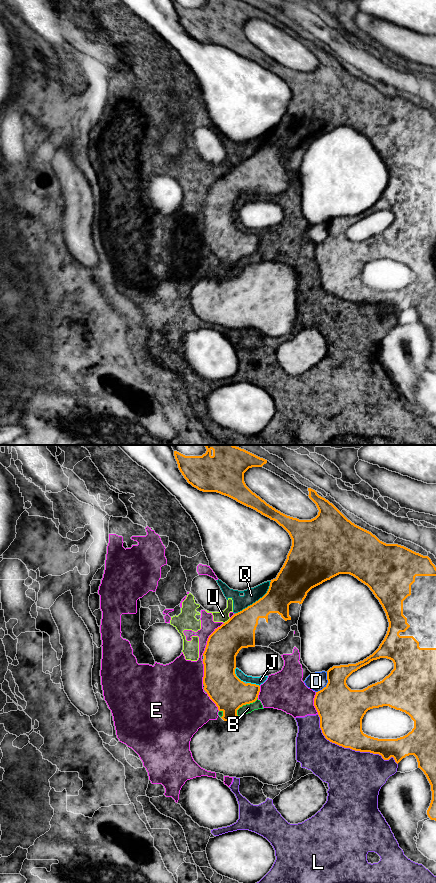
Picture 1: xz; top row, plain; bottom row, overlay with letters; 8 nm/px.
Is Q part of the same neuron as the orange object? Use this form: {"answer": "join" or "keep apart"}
{"answer": "keep apart"}

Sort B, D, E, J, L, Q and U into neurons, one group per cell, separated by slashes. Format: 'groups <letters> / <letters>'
groups B E J L Q U / D

